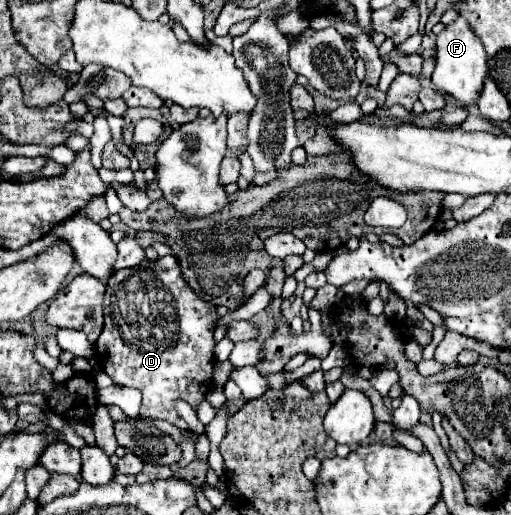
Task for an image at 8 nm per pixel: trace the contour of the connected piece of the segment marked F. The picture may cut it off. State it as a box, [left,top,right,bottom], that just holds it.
[432,16,488,106]

